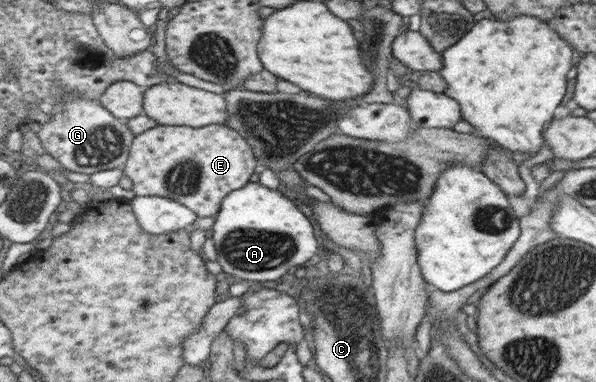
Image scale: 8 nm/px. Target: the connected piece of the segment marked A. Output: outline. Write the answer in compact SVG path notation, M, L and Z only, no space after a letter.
M248 182L236 189L236 193L224 201L224 209L219 210L211 227L215 261L226 275L235 279L274 282L290 267L308 261L316 251L308 219L276 189L272 191L258 182Z

